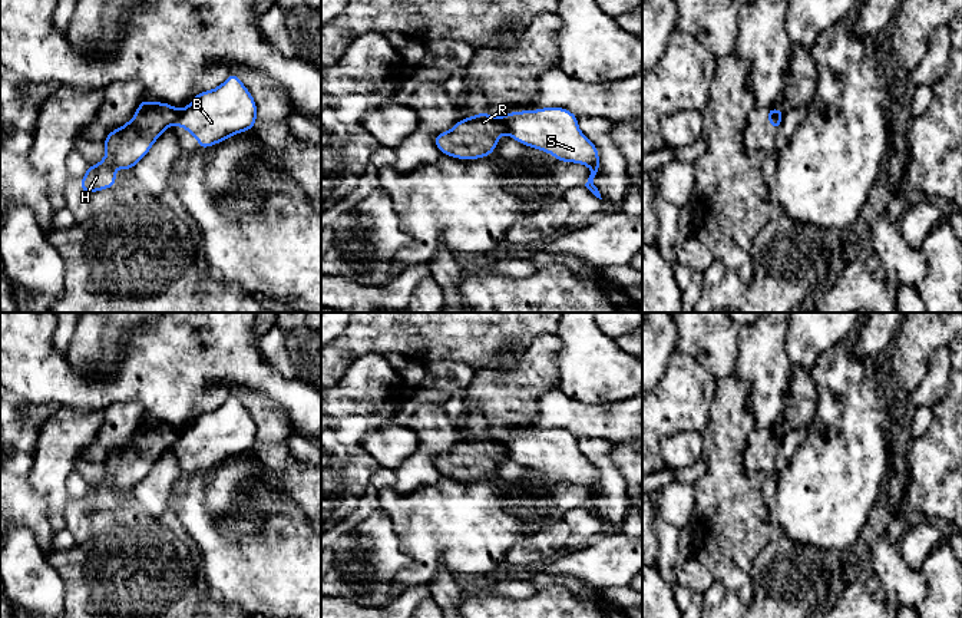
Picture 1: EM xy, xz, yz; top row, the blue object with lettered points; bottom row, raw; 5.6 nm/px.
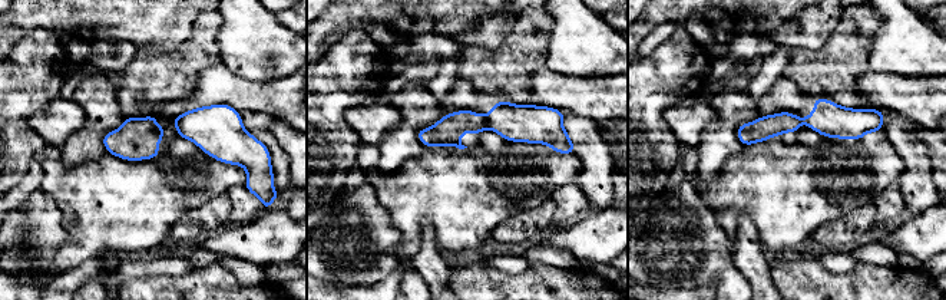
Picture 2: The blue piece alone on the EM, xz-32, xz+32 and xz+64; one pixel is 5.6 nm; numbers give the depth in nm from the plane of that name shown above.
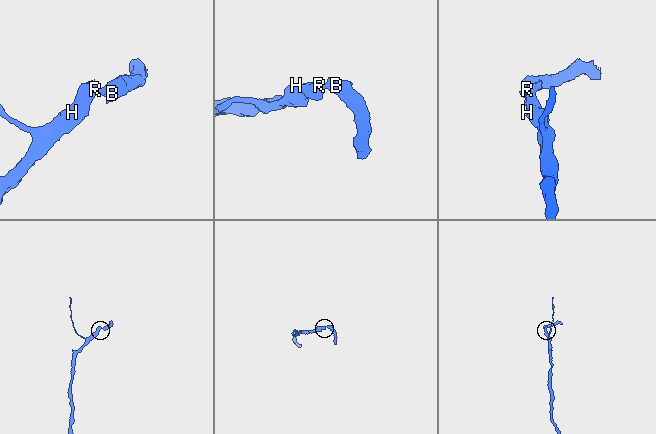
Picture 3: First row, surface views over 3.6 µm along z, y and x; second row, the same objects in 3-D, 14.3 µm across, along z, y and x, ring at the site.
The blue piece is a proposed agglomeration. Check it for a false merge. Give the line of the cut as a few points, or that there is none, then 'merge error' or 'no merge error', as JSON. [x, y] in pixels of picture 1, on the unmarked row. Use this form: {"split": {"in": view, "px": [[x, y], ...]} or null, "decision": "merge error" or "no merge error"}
{"split": {"in": "xy", "px": [[179, 430], [174, 443]]}, "decision": "merge error"}

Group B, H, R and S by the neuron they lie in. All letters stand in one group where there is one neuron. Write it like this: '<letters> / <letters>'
B S / H R

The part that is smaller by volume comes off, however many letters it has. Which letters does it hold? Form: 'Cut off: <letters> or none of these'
Cut off: B, S

